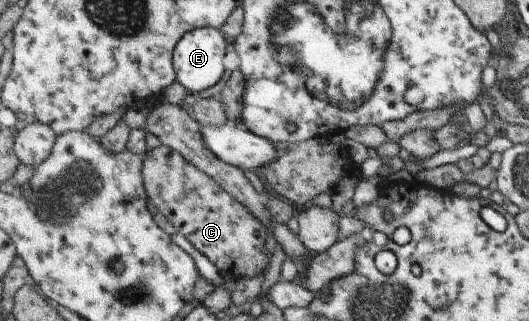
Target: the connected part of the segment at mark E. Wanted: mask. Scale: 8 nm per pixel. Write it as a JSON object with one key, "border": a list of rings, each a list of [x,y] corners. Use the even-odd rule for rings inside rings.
{"border":[[[204,27],[185,34],[177,44],[174,51],[174,66],[176,67],[177,80],[194,95],[217,85],[225,73],[225,55],[231,48],[227,43],[225,35],[220,29],[214,27]]]}

